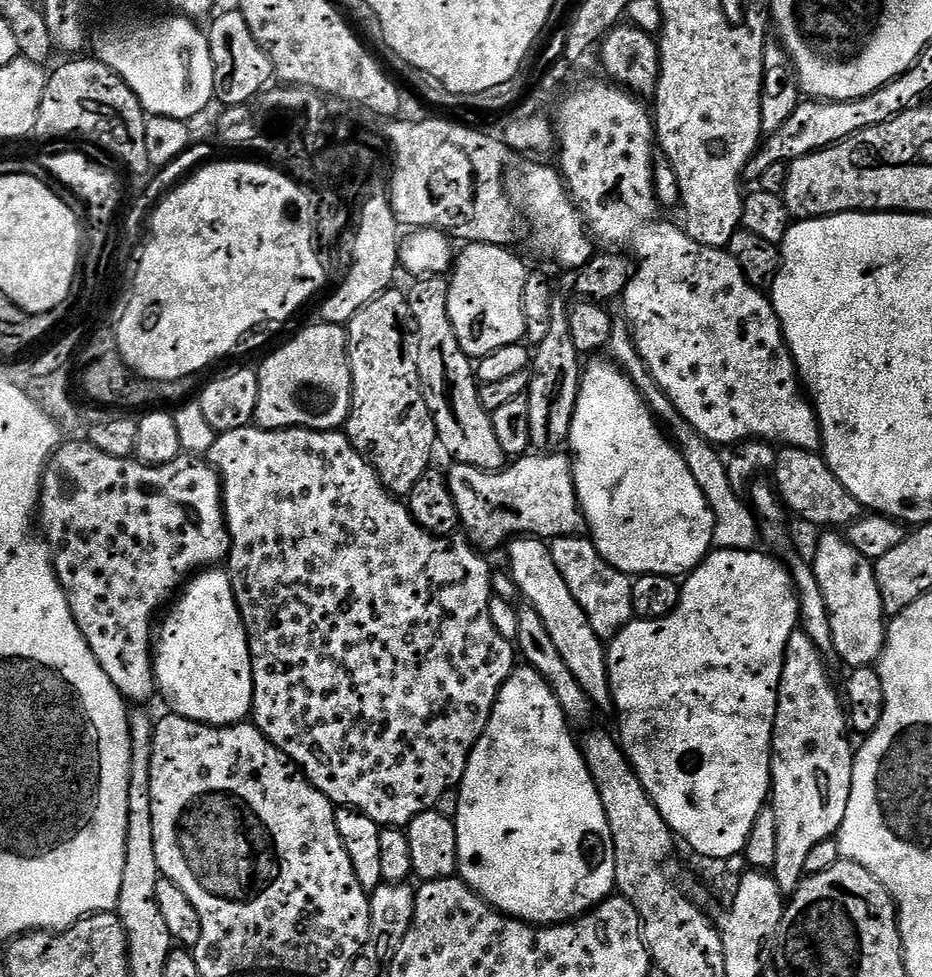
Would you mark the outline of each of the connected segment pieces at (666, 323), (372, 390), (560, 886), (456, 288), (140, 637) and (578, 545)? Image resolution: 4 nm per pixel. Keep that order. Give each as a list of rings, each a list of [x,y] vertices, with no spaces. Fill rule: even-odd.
[[[603,79],[592,80],[589,84],[580,84],[560,104],[554,119],[554,132],[558,137],[558,152],[560,148],[560,164],[558,171],[564,177],[564,183],[568,186],[568,193],[576,201],[580,215],[586,221],[586,227],[597,241],[604,244],[613,244],[613,249],[628,250],[632,248],[633,257],[640,256],[640,264],[635,265],[632,277],[628,285],[624,287],[622,301],[624,300],[623,315],[628,318],[628,326],[632,333],[632,341],[636,344],[638,354],[646,362],[650,374],[662,386],[662,390],[670,398],[670,402],[690,422],[690,426],[702,438],[706,438],[714,446],[720,444],[732,444],[739,446],[745,440],[763,440],[773,446],[785,448],[797,448],[798,450],[819,453],[822,445],[820,442],[820,423],[816,421],[816,409],[812,407],[809,397],[802,391],[802,381],[796,370],[796,363],[792,361],[792,351],[784,341],[784,331],[780,328],[780,320],[772,308],[772,301],[761,289],[750,286],[738,270],[738,262],[734,262],[732,255],[723,248],[711,248],[694,242],[684,233],[679,223],[671,224],[668,220],[660,220],[662,209],[656,199],[656,187],[652,181],[652,162],[654,159],[654,145],[656,144],[656,130],[654,116],[643,99],[637,98],[633,93]]]
[[[389,290],[383,292],[382,295],[374,297],[371,302],[362,310],[358,310],[358,314],[354,314],[354,318],[349,320],[346,325],[348,333],[348,361],[350,362],[350,374],[352,375],[352,409],[348,415],[348,423],[346,425],[346,435],[348,441],[354,446],[354,450],[358,450],[358,454],[362,454],[365,460],[372,464],[372,469],[380,476],[381,483],[385,488],[397,498],[407,497],[410,490],[414,490],[414,482],[418,482],[418,478],[422,478],[424,472],[429,471],[432,460],[432,451],[437,451],[438,441],[436,438],[436,427],[434,426],[434,418],[430,414],[430,410],[424,401],[424,392],[420,389],[420,379],[418,378],[418,366],[416,365],[415,351],[404,341],[404,324],[400,321],[400,315],[403,317],[408,311],[408,298],[403,291]]]
[[[517,666],[512,669],[510,678],[500,688],[498,698],[494,702],[494,710],[490,714],[490,722],[486,730],[478,738],[474,750],[468,759],[464,776],[458,785],[458,814],[456,815],[456,833],[458,834],[458,876],[468,884],[491,908],[510,916],[513,920],[521,920],[523,924],[533,926],[551,926],[567,924],[592,911],[596,905],[613,895],[616,888],[616,855],[614,854],[614,838],[610,834],[610,822],[606,822],[606,810],[602,810],[602,798],[594,786],[594,778],[584,761],[584,753],[580,751],[577,737],[572,737],[573,729],[564,717],[562,706],[558,706],[558,698],[554,698],[554,690],[534,669]]]
[[[465,243],[450,272],[448,309],[454,334],[469,358],[479,358],[502,346],[521,343],[528,327],[522,310],[522,290],[529,269],[503,244]]]
[[[64,442],[53,452],[44,466],[44,477],[40,483],[38,524],[44,539],[48,541],[48,547],[52,549],[52,566],[56,569],[56,577],[60,579],[60,585],[66,594],[70,614],[74,614],[74,622],[78,630],[82,630],[82,638],[86,638],[86,646],[90,646],[94,658],[98,658],[98,666],[106,670],[106,678],[114,682],[114,686],[122,693],[125,701],[133,705],[136,703],[136,706],[143,705],[140,704],[143,700],[150,699],[152,695],[155,697],[158,692],[154,663],[154,625],[162,609],[173,599],[174,593],[189,577],[201,570],[219,565],[216,563],[219,560],[221,563],[227,557],[228,548],[232,544],[224,518],[224,497],[219,472],[208,463],[207,459],[197,458],[191,454],[182,454],[174,462],[165,464],[142,464],[135,458],[110,458],[110,454],[102,454],[102,450],[87,442],[81,444]]]
[[[583,535],[563,537],[564,560],[570,594],[578,598],[578,606],[586,610],[594,634],[608,642],[634,619],[632,615],[633,577],[627,572],[620,572],[602,554],[598,554],[595,544]]]

